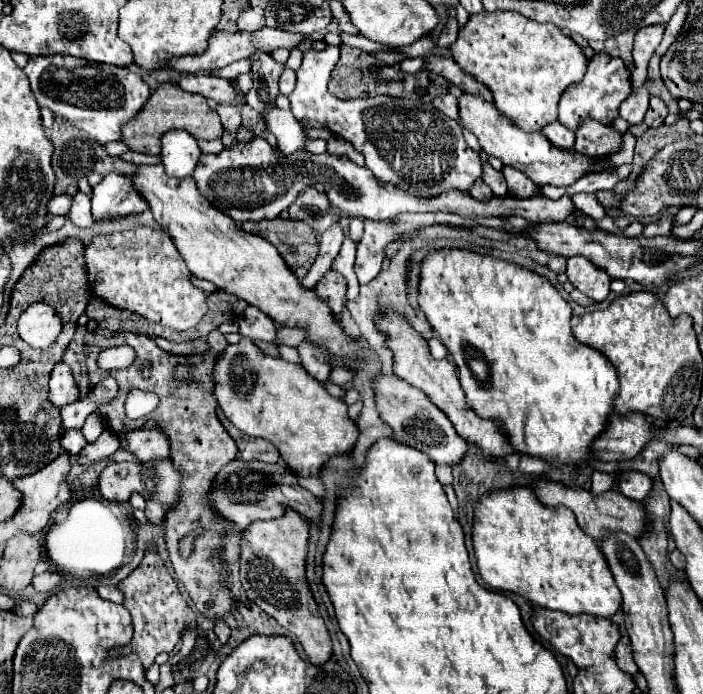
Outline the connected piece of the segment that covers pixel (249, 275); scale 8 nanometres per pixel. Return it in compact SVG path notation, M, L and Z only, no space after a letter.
M139 165L139 169L133 173L133 185L135 189L141 193L141 197L147 201L155 221L173 237L173 243L177 245L187 269L201 279L207 279L211 283L215 283L219 289L237 295L239 299L249 301L251 305L259 307L261 311L265 311L267 315L273 317L275 323L283 323L287 327L309 327L309 337L311 343L323 349L329 349L331 355L335 357L357 357L361 343L347 337L339 325L339 321L335 319L335 315L331 313L331 309L327 307L327 303L323 299L319 299L315 295L313 289L303 289L299 279L295 277L295 273L287 267L287 263L283 261L283 257L277 253L277 249L265 241L259 235L251 235L247 231L243 231L229 215L225 215L223 211L219 211L217 207L213 207L213 203L209 203L197 189L195 181L191 177L185 179L173 179L165 173L163 165Z

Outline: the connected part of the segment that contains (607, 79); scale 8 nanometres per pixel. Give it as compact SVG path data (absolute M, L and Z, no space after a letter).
M597 53L587 67L587 73L583 77L583 81L571 85L561 101L559 101L559 117L557 121L561 121L561 125L565 125L567 129L579 129L581 121L585 119L595 119L603 125L611 125L611 121L619 115L619 105L621 101L625 101L631 93L631 79L629 79L629 71L625 69L625 63L619 57L609 57L605 53Z

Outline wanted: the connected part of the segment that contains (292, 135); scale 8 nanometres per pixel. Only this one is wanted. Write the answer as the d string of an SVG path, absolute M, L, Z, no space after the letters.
M271 109L263 113L269 131L277 137L277 149L283 155L293 155L299 147L305 147L311 153L325 153L325 139L307 141L303 133L303 125L293 117L291 111L283 109Z

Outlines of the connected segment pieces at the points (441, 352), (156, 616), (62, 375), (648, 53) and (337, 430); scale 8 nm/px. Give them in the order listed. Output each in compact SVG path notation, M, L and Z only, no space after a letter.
M431 337L431 339L427 341L427 345L429 345L429 349L431 349L431 355L433 355L435 359L445 359L445 355L447 355L447 349L445 349L445 345L439 341L439 337Z
M147 549L141 565L117 585L117 589L125 595L123 605L133 617L135 633L131 641L131 651L139 655L143 667L151 667L155 663L155 657L163 651L171 653L181 639L181 631L187 625L195 625L195 613L187 607L185 599L181 597L177 583L173 583L171 575L167 573L163 561L159 559L155 549Z
M59 361L53 371L51 371L51 379L49 379L49 401L57 407L63 409L65 405L73 403L75 399L79 399L79 387L73 379L73 369L69 365L65 365L63 361Z
M647 25L641 27L635 35L635 47L633 47L633 59L635 59L635 71L633 71L633 87L645 85L647 79L647 63L653 57L657 45L661 43L665 25Z
M241 339L237 345L229 345L217 359L215 377L221 377L221 387L215 387L215 397L225 413L225 417L249 437L263 437L271 441L287 467L301 477L319 477L323 465L333 453L351 453L359 427L347 415L347 403L339 397L333 397L325 391L323 383L313 379L303 367L287 363L265 355L253 345L251 339Z

